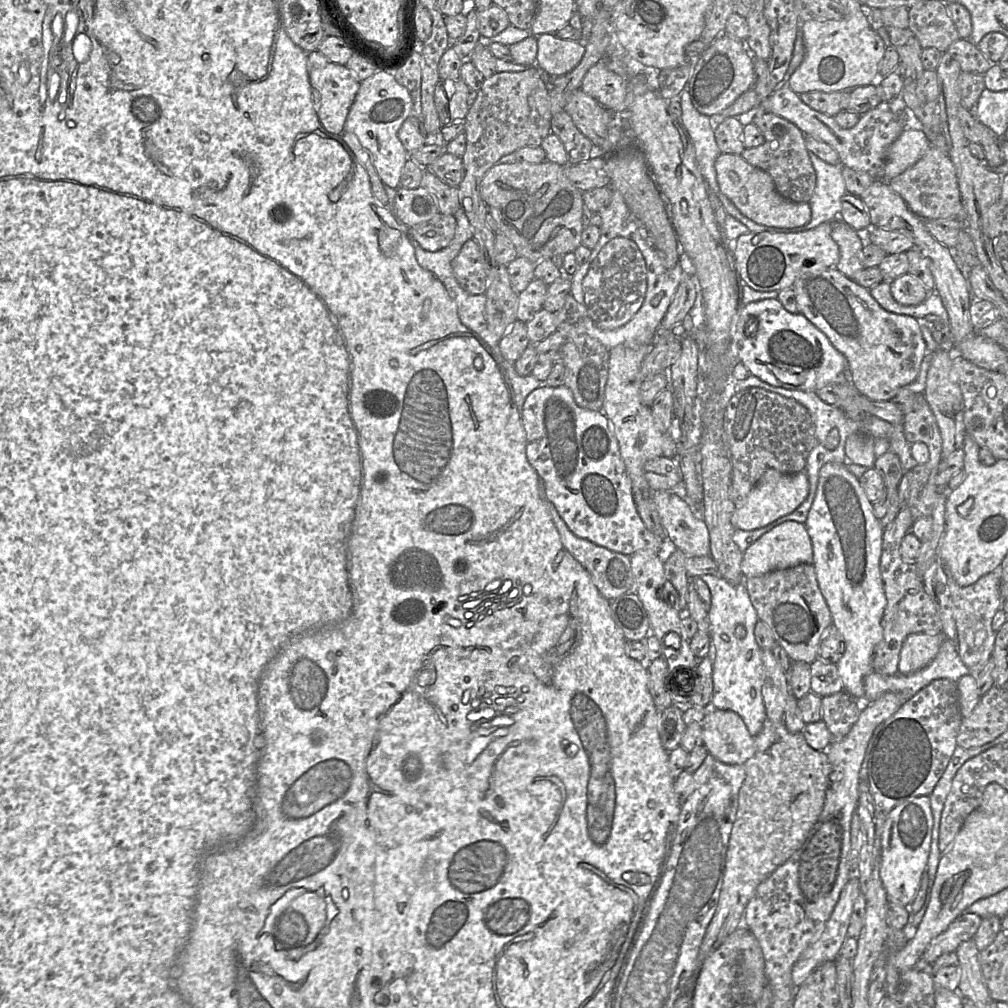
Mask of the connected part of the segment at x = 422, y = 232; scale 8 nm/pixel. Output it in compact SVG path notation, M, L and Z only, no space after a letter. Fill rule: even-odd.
M440 214L434 219L409 227L409 234L423 249L438 251L450 244L456 230L452 214Z

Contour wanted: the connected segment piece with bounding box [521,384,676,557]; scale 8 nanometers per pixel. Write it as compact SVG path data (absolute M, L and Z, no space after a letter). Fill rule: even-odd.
M542 384L527 396L521 415L527 436L528 461L540 476L548 500L572 533L629 557L638 551L658 554L676 549L670 546L669 540L663 540L644 525L637 511L631 481L622 460L618 441L608 417L602 410L580 407L574 400L571 390L565 385L550 387Z

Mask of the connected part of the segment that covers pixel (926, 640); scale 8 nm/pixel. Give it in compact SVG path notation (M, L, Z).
M942 632L937 634L909 634L900 650L898 663L899 672L909 674L929 664L937 655L944 640Z

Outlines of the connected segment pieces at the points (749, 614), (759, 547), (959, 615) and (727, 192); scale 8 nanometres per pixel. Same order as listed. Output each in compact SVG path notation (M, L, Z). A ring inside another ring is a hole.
M702 575L700 578L707 584L711 594L711 605L708 610L711 648L707 654L713 660L713 693L710 708L737 713L749 733L755 737L767 719L762 698L762 686L765 682L762 649L754 635L758 622L757 612L750 601L744 582L731 584L718 575ZM738 625L743 625L746 629L744 638L737 638L735 635Z
M786 521L762 535L744 552L741 571L744 578L750 578L799 564L813 564L812 542L805 524Z
M998 566L968 586L960 586L951 576L948 576L948 586L953 603L953 616L959 643L958 654L971 671L970 674L975 677L983 669L994 650L997 633L992 628L992 619L1002 607L999 591L1001 574L1002 567Z
M720 153L714 163L720 191L747 218L757 224L795 228L807 224L811 219L811 207L805 202L792 202L783 198L776 190L772 177L765 171L746 162L741 155Z

